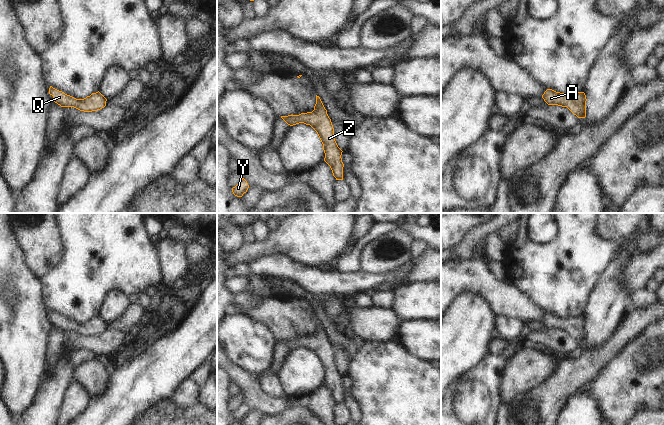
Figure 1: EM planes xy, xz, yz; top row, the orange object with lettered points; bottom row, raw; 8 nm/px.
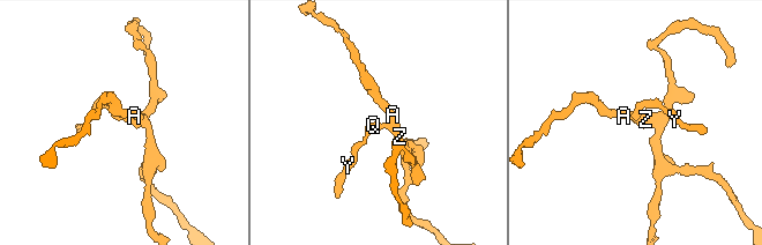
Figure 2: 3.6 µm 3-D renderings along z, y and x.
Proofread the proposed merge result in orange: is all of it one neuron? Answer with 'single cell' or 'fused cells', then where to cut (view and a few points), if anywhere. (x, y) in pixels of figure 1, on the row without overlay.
single cell; cut none

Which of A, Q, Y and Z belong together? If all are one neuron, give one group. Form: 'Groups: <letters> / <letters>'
Groups: A Q Y Z

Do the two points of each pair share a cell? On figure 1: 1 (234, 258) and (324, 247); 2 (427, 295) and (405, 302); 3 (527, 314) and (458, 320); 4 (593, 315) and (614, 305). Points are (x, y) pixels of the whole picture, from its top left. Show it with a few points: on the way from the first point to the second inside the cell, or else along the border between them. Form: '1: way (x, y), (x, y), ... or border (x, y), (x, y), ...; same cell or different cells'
1: way (256, 249), (266, 246), (302, 246); same cell
2: way (422, 300), (410, 302); same cell
3: border (482, 297), (496, 316); different cells
4: way (598, 315), (609, 309); same cell

